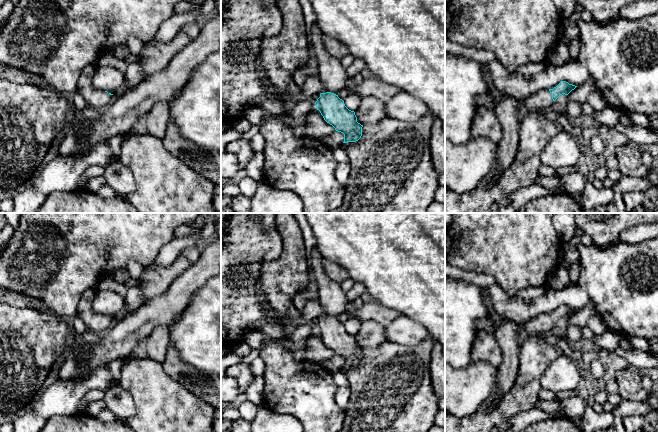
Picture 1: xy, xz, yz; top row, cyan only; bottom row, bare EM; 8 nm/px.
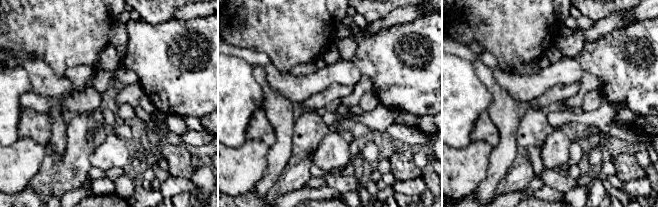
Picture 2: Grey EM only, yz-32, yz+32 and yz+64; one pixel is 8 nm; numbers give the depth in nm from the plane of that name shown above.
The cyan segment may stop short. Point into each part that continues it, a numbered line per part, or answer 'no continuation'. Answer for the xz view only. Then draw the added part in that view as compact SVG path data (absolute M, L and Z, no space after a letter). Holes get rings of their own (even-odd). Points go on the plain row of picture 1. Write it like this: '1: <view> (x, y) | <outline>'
1: xz (313, 309) | M319 298L307 301L301 311L301 322L313 324L316 319L321 317L326 317L326 315Z

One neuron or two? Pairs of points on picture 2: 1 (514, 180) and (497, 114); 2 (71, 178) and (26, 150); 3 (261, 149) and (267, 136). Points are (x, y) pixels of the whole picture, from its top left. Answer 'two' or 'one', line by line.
1: two
2: two
3: two

